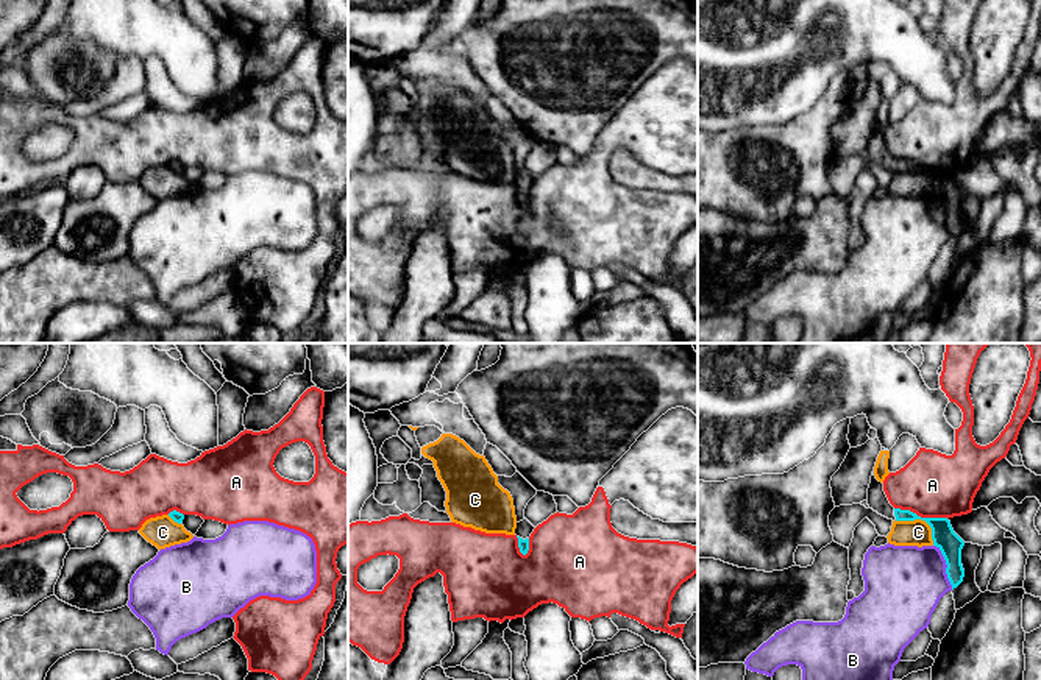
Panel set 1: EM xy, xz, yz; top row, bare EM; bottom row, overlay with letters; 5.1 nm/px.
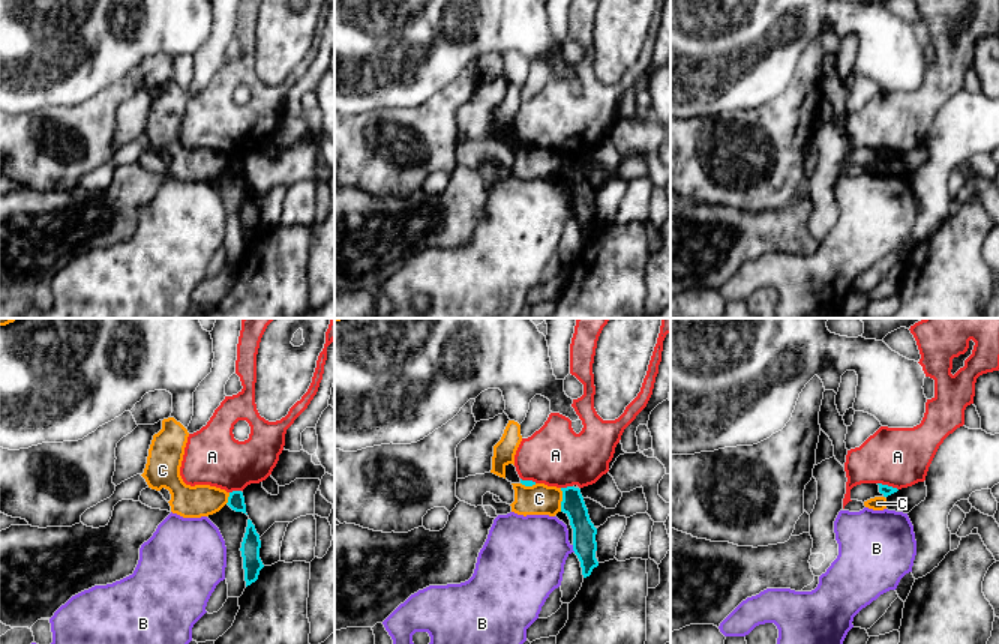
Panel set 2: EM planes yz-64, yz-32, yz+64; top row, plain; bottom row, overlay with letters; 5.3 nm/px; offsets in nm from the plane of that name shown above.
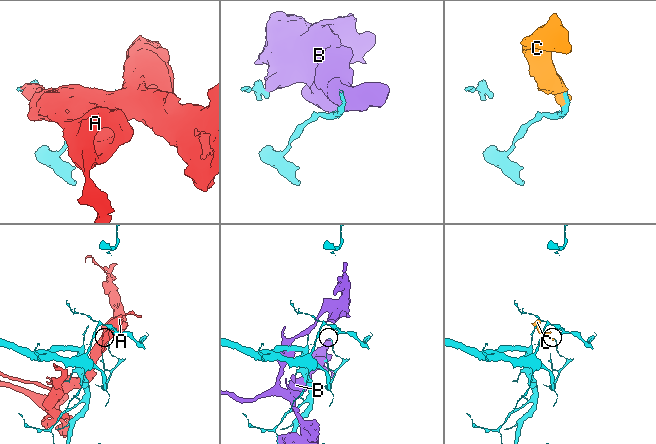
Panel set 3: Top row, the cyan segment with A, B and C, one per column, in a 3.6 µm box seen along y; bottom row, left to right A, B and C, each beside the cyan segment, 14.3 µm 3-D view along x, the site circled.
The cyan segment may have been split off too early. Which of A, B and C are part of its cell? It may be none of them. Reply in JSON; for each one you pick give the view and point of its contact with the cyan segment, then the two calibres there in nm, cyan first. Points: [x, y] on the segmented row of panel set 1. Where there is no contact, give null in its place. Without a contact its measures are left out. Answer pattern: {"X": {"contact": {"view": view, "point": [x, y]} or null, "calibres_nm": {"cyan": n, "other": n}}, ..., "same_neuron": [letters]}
{"same_neuron": []}

